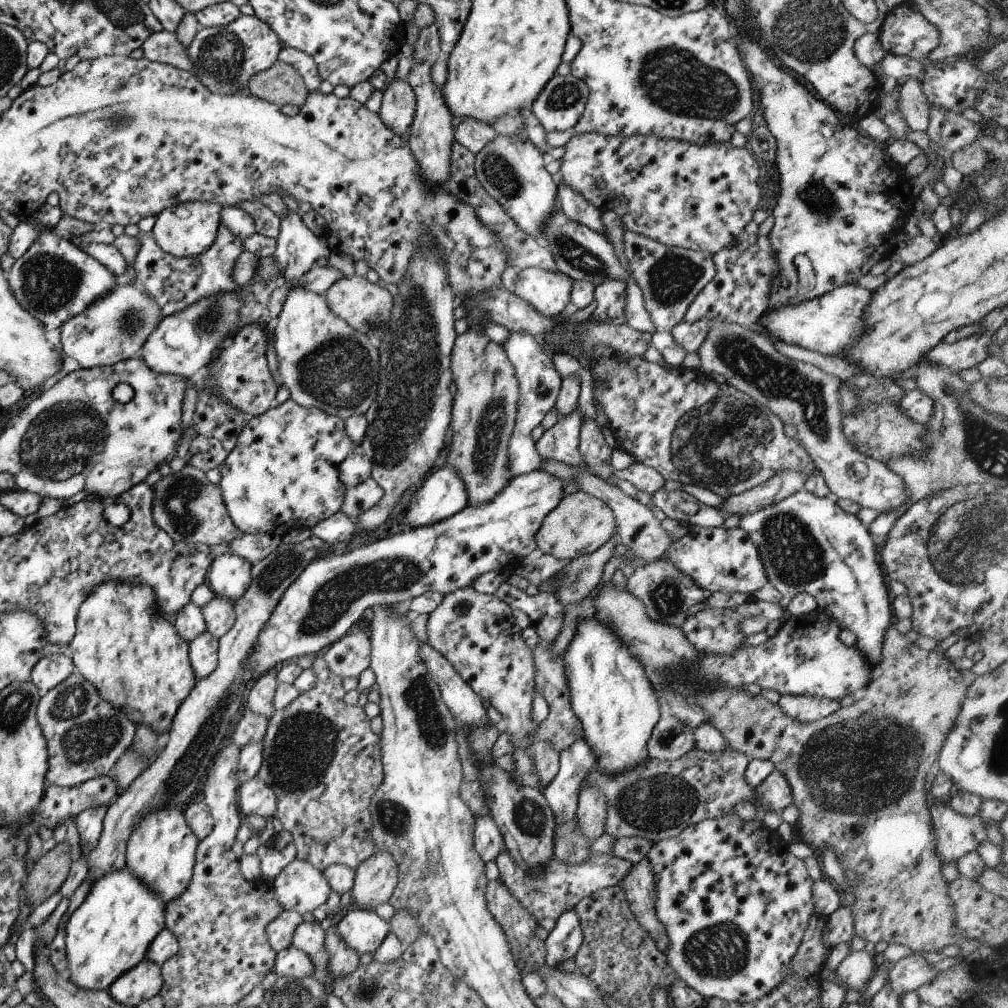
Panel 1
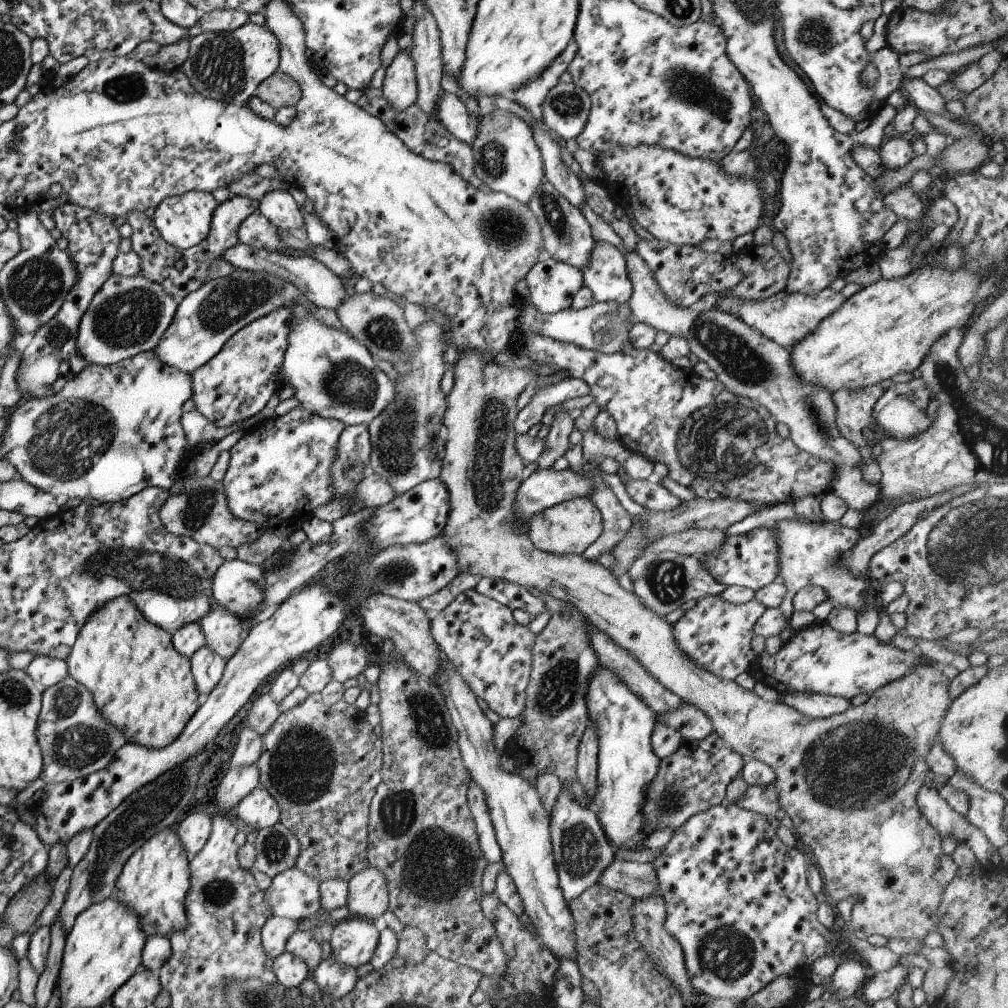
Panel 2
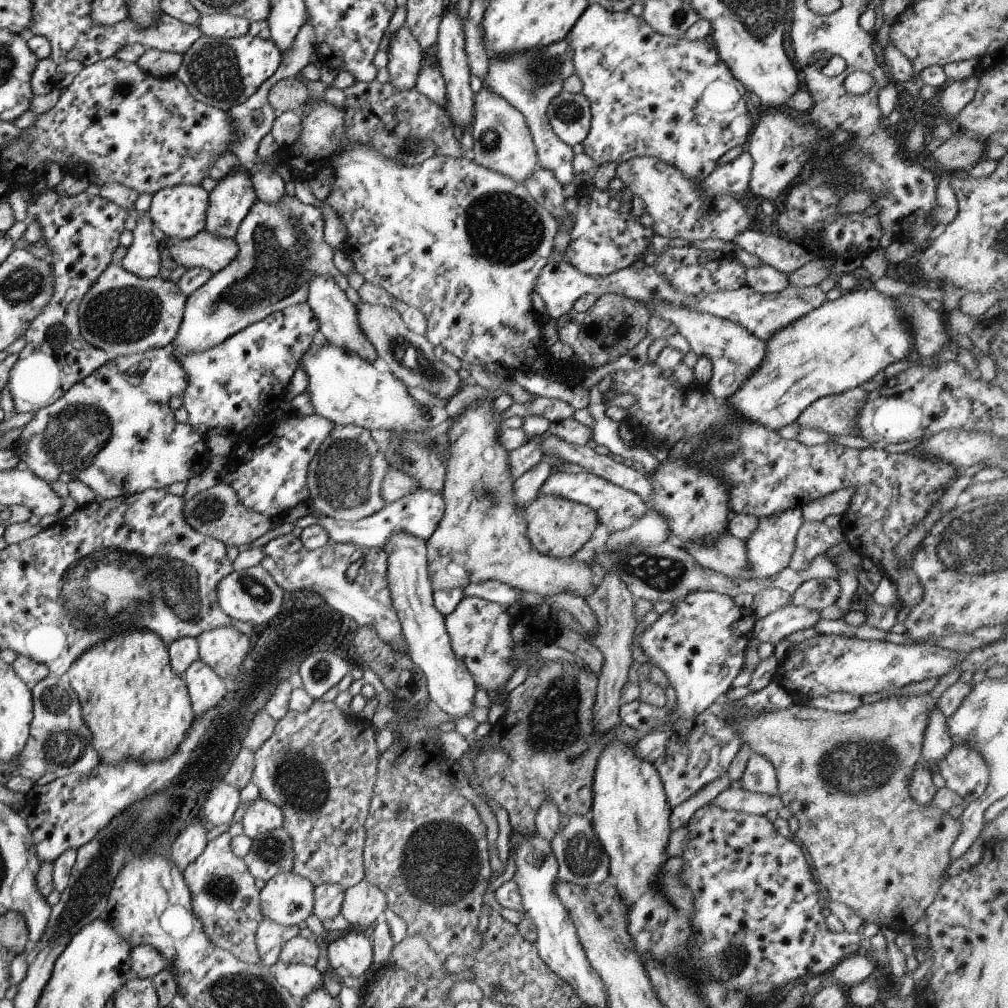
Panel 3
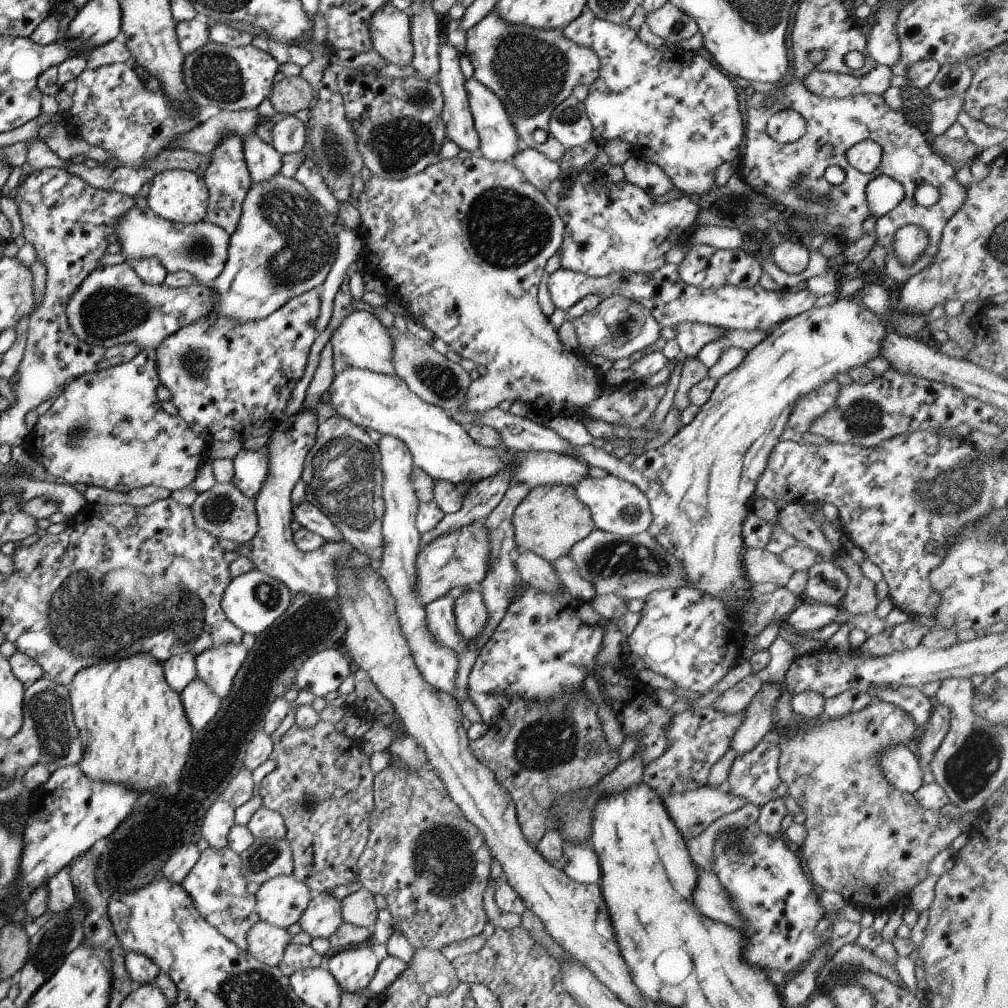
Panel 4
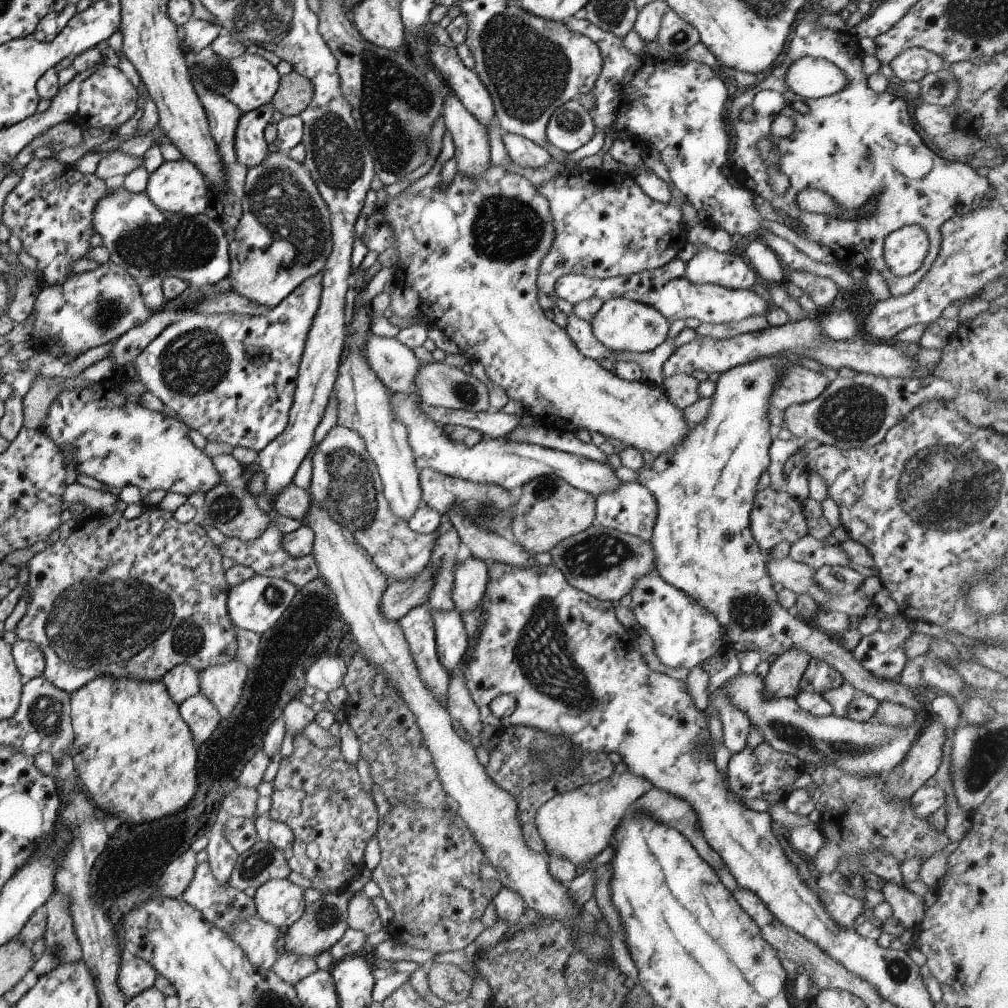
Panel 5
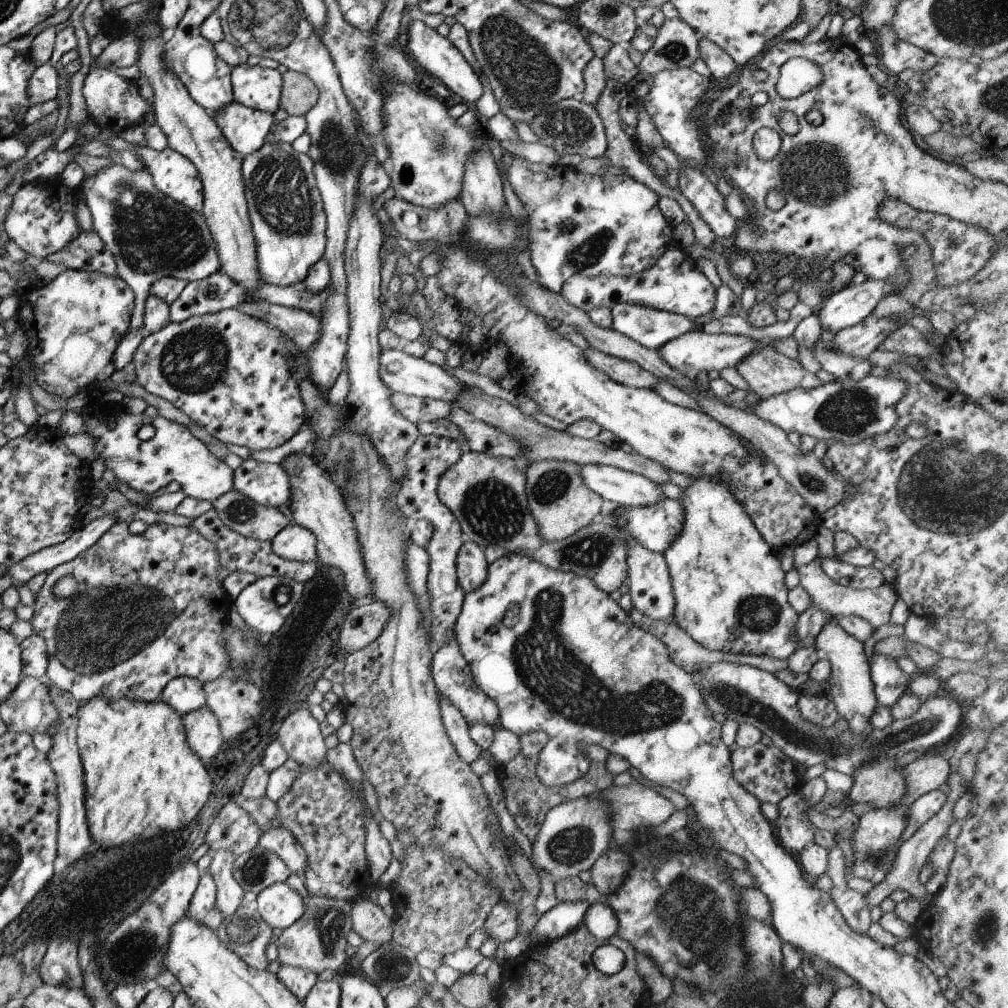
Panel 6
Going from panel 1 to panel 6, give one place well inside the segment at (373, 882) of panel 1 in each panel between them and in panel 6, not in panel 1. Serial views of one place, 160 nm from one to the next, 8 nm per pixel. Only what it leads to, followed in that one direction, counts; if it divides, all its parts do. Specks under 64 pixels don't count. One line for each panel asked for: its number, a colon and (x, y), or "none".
2: (367, 896)
3: (362, 903)
4: (358, 908)
5: (361, 915)
6: (369, 923)

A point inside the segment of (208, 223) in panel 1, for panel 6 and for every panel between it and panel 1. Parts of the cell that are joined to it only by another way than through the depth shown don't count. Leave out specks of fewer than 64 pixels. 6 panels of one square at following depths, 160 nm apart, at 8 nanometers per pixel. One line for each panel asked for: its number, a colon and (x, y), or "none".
2: (182, 221)
3: (178, 211)
4: (175, 195)
5: (177, 186)
6: (173, 175)

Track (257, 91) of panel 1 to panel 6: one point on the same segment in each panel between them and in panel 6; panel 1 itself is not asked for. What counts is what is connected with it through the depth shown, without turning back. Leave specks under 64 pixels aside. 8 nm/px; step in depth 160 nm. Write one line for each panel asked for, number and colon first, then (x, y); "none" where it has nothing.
2: (278, 90)
3: (288, 94)
4: (289, 95)
5: (294, 92)
6: (298, 94)

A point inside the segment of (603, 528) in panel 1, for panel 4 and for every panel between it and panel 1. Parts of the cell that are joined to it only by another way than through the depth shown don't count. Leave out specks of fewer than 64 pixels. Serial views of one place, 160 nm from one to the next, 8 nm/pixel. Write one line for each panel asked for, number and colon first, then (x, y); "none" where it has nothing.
2: (568, 528)
3: (556, 527)
4: (550, 519)

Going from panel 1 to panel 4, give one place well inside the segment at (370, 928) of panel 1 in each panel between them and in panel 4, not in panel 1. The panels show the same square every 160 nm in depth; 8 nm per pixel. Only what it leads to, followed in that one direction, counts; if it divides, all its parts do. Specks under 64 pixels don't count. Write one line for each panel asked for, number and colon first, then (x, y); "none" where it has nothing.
2: (352, 941)
3: (348, 954)
4: (352, 969)

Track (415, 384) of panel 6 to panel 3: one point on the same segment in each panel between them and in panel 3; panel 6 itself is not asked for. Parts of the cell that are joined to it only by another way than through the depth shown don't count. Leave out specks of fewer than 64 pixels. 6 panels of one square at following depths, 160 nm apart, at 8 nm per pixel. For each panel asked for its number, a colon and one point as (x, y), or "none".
3: (337, 320)
4: (360, 341)
5: (394, 364)

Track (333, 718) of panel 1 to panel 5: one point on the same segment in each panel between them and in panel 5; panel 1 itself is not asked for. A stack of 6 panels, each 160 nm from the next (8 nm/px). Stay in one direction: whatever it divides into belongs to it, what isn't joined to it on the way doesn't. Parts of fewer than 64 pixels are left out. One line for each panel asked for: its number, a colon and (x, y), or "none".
2: (313, 756)
3: (316, 768)
4: (321, 786)
5: (316, 794)

